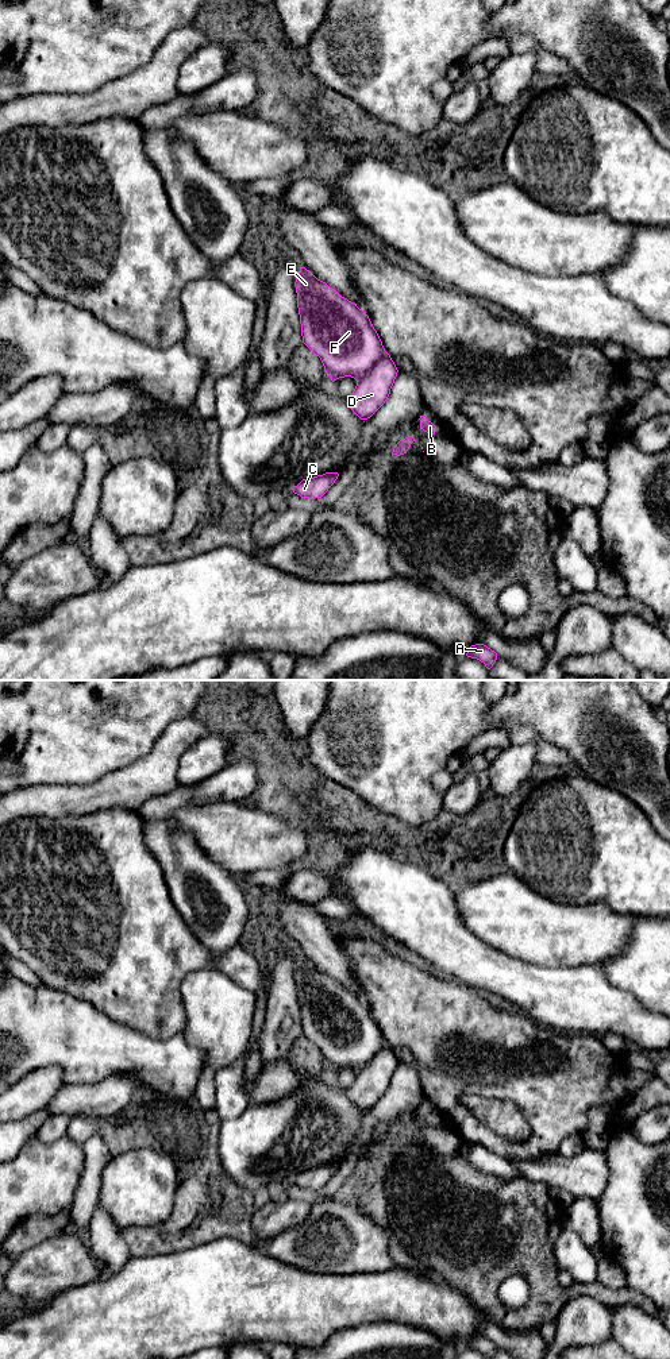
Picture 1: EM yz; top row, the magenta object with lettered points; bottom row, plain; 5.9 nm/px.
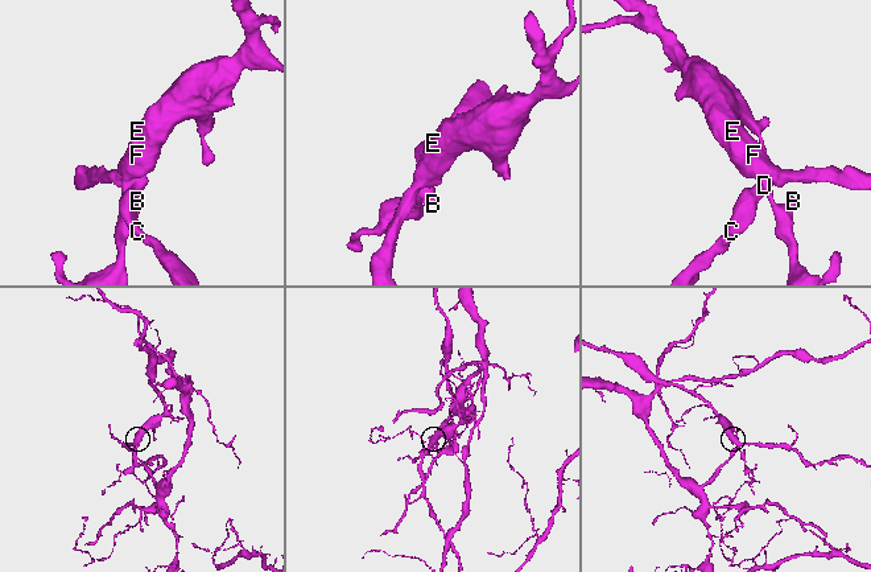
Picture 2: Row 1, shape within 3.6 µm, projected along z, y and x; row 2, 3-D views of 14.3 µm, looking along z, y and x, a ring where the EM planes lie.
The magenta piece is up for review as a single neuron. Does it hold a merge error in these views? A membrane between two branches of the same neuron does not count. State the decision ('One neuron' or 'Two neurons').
Two neurons

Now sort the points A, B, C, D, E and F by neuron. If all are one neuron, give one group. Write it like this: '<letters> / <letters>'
A B E F / C D

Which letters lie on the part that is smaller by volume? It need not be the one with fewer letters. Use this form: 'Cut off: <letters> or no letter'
Cut off: A, B, E, F

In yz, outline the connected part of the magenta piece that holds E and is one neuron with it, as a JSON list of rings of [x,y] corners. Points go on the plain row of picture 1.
[[[305,958],[300,960],[294,977],[303,1034],[320,1049],[331,1072],[344,1067],[355,1072],[363,1069],[386,1043],[366,1003],[317,970]]]

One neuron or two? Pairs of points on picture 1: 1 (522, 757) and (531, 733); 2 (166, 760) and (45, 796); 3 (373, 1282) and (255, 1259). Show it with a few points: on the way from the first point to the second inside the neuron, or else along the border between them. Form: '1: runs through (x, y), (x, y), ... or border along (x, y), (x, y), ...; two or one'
1: border along (511, 742), (534, 742), (536, 761); two
2: runs through (137, 783), (97, 796), (74, 796); one
3: runs through (343, 1289), (285, 1289); one

